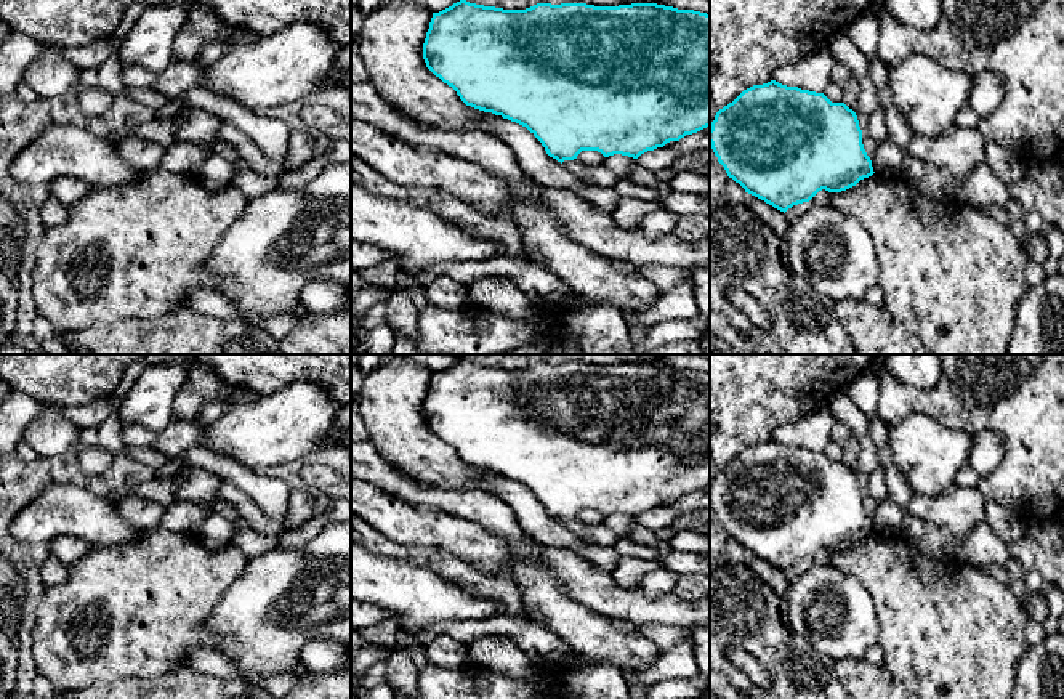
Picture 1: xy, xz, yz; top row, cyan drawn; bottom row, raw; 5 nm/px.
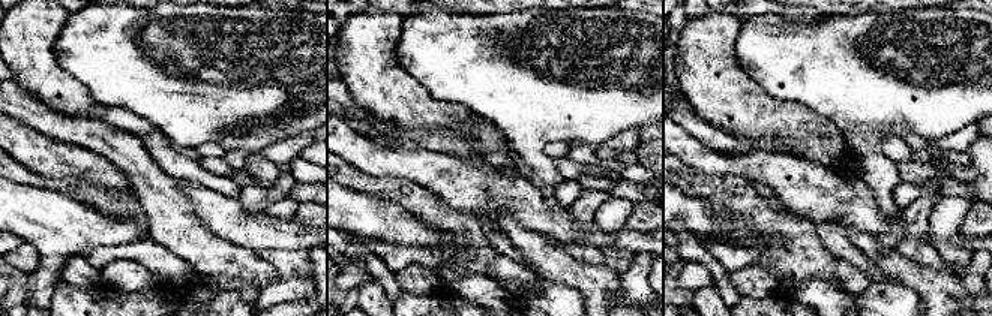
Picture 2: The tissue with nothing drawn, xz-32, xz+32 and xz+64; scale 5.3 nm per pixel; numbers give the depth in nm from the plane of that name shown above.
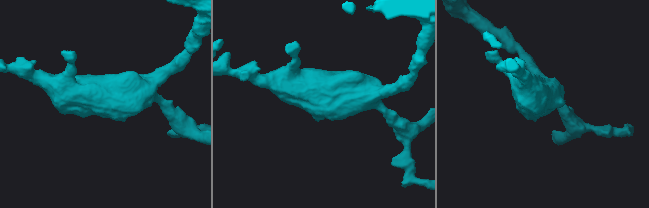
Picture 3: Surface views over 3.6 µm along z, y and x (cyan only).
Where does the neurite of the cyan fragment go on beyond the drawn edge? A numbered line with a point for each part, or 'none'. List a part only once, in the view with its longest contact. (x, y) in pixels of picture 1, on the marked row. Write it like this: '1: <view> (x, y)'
1: xz (576, 167)

